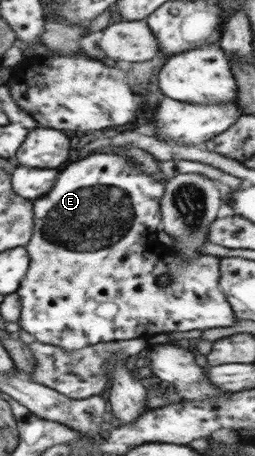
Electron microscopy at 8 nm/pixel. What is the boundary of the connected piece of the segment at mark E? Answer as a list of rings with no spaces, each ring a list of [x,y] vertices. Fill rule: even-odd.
[[[115,152],[89,155],[83,160],[77,159],[70,165],[62,167],[51,190],[46,195],[33,201],[34,229],[32,237],[24,246],[28,252],[30,263],[26,275],[16,290],[22,306],[18,323],[25,332],[35,336],[36,340],[43,344],[60,346],[67,353],[71,353],[101,342],[107,344],[111,341],[150,337],[159,333],[223,328],[233,325],[238,320],[234,315],[232,306],[227,302],[226,296],[219,288],[220,258],[207,254],[199,254],[194,258],[180,258],[180,256],[174,256],[171,246],[161,243],[156,238],[162,219],[161,199],[164,195],[167,181],[168,178],[165,176],[156,177],[146,173],[143,169],[140,170],[137,165],[129,162],[129,158],[123,158],[123,156],[115,154]],[[161,275],[170,276],[170,282],[168,282],[167,286],[158,285],[158,278]]]

